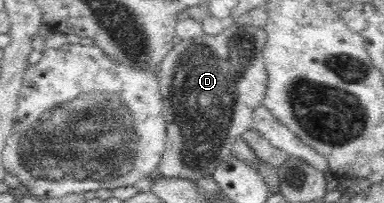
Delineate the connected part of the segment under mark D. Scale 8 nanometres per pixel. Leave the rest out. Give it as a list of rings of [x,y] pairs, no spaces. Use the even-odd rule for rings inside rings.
[[[228,22],[218,36],[203,34],[192,41],[177,42],[170,54],[160,62],[157,78],[159,92],[164,104],[164,120],[167,124],[165,149],[162,162],[147,177],[148,180],[182,178],[198,181],[200,177],[214,174],[218,164],[226,162],[236,140],[252,128],[253,111],[261,106],[267,88],[268,74],[265,70],[263,51],[267,35],[263,28],[234,26]]]

